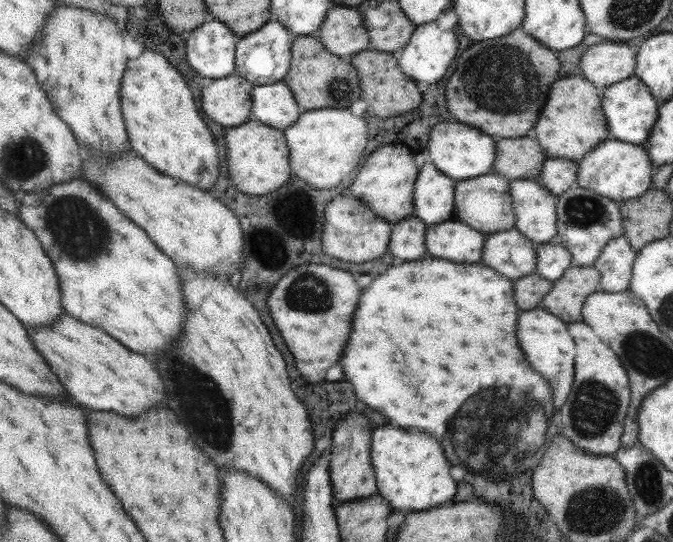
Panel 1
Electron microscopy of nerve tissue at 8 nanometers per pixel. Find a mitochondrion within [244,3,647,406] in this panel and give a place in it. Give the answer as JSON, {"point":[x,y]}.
{"point":[503,100]}

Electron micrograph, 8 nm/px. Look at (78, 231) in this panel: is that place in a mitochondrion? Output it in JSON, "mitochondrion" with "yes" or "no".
{"mitochondrion":"yes"}

